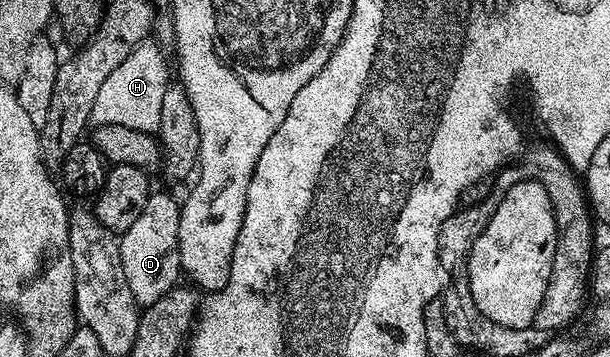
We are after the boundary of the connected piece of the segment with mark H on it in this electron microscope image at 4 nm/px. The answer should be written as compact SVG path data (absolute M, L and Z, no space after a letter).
M153 44L135 46L131 55L127 55L127 59L123 59L123 63L119 63L119 67L115 67L107 79L103 79L103 87L99 87L91 118L94 126L122 125L151 134L160 130L159 115L163 115L163 95L171 87L171 81L169 65L160 47Z

